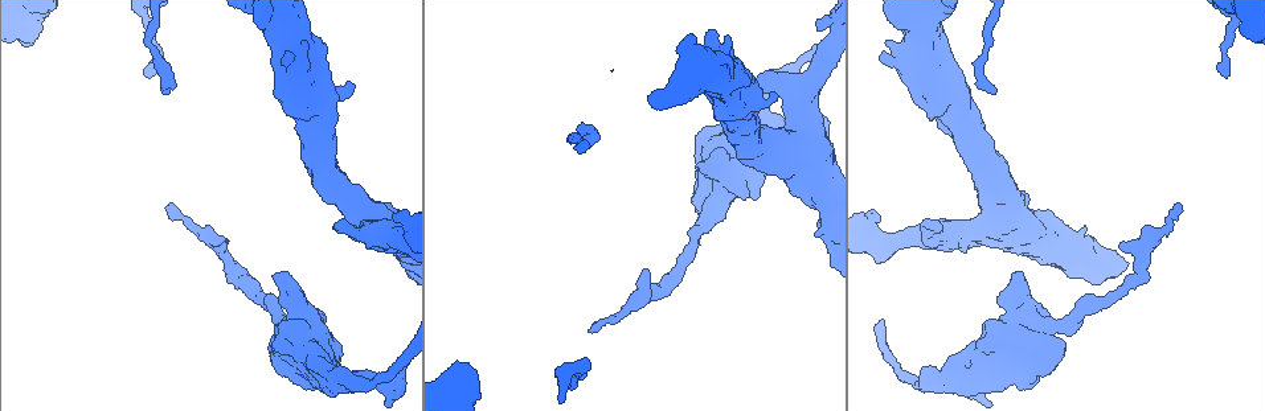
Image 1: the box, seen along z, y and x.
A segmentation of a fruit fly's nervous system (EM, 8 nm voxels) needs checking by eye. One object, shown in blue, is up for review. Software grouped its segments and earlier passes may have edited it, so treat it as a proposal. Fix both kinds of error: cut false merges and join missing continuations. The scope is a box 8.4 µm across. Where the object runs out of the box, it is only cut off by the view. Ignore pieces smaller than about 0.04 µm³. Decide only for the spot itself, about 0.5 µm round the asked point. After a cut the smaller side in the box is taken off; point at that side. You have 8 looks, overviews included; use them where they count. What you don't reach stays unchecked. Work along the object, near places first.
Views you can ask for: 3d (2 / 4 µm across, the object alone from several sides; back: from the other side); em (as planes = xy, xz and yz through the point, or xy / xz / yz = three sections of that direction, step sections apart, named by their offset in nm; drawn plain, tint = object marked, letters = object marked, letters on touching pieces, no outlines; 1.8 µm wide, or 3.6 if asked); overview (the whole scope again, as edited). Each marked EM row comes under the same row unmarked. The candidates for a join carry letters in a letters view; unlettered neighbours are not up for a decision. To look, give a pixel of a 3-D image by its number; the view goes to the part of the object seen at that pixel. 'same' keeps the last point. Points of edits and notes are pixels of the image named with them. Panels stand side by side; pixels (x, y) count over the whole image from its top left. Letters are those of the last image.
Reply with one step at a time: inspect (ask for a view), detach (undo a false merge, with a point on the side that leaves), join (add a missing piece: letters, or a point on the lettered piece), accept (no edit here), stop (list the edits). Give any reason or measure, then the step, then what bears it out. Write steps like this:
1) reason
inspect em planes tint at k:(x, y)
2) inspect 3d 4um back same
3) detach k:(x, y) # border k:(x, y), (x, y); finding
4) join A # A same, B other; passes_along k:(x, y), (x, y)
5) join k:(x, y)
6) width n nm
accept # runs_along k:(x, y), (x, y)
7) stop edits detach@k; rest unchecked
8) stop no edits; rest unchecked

thick turns thin
inspect em 3.6um planes tint at 1:(1025, 301)

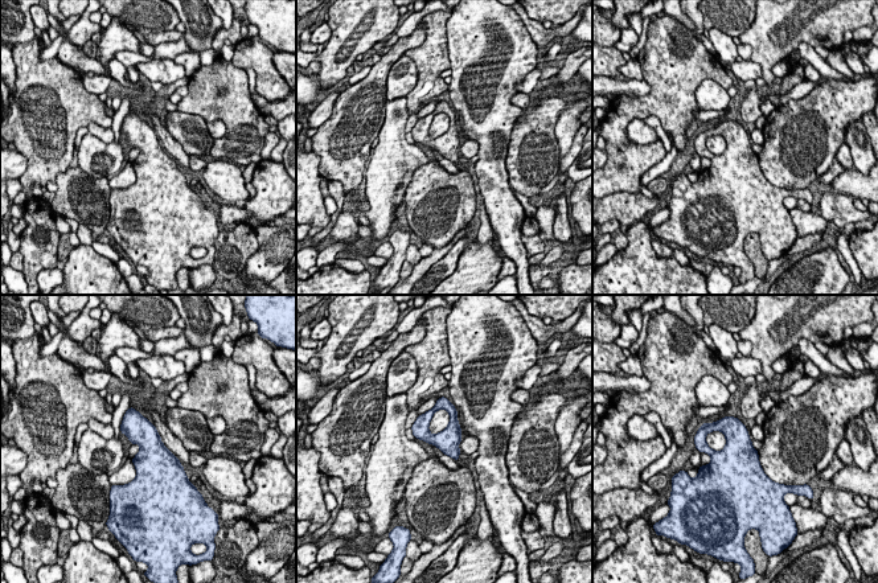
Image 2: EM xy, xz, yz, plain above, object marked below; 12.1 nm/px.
inspect em 3.6um planes letters same

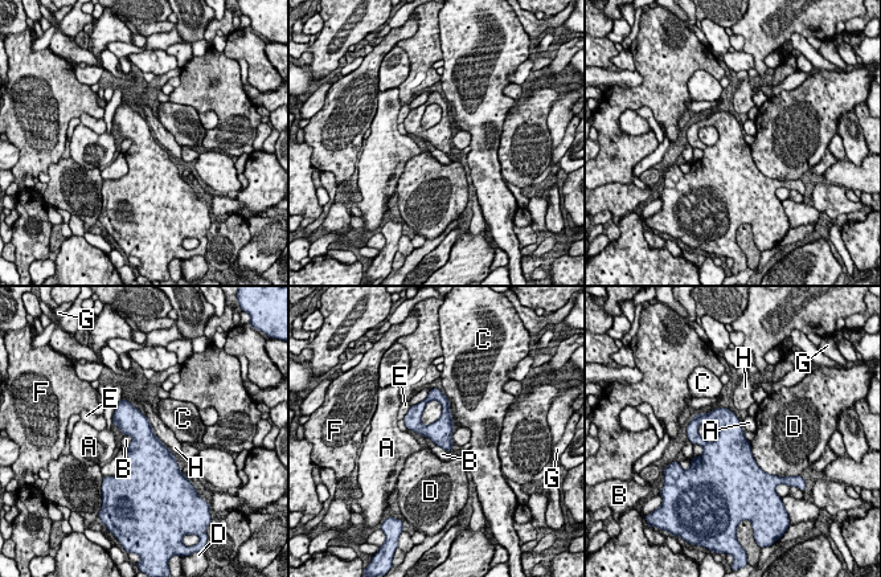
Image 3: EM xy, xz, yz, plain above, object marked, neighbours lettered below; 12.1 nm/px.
accept # A other, B other, C other, D other, E other, F other, G other, H other; border 3:(422, 434), (449, 453); continuous, no second neuron

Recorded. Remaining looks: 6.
thick end
inspect em xy step 4 letters at 1:(926, 225)

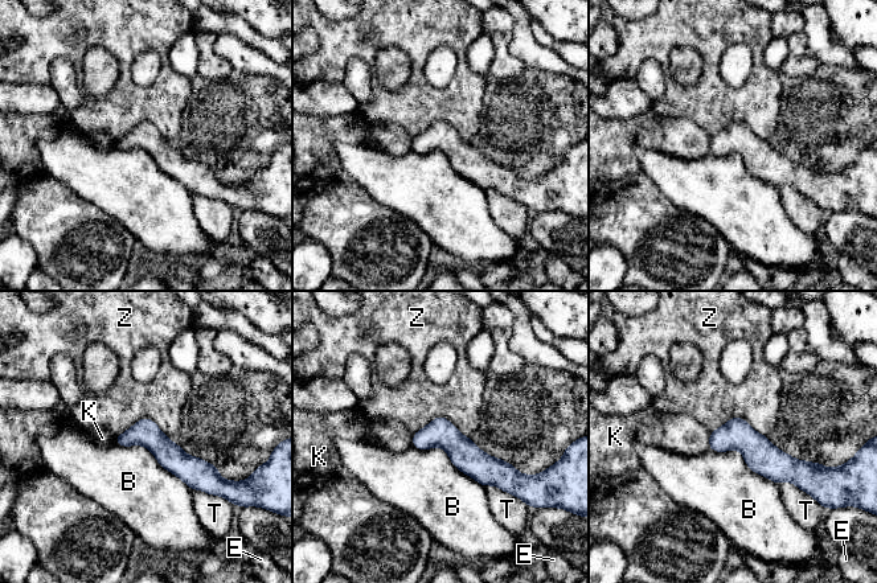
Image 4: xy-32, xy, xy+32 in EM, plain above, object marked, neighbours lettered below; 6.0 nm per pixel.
cut it another way
inspect em planes letters same

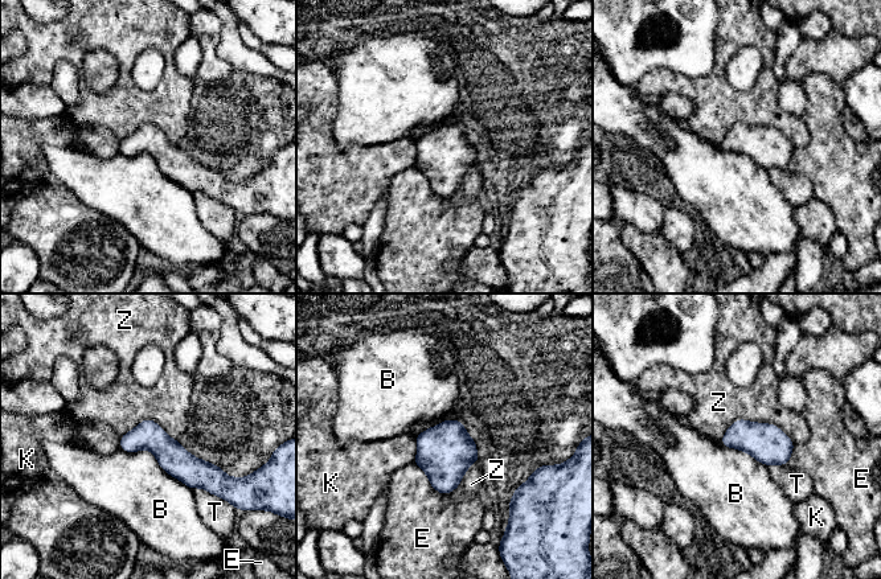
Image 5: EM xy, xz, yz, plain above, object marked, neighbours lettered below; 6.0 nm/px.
accept # B other, E other, K other, T other, Z other; border 5:(119, 448), (148, 450), (192, 489); none of them fits

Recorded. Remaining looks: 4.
branch stops here
inspect em 3.6um planes letters at 1:(883, 52)

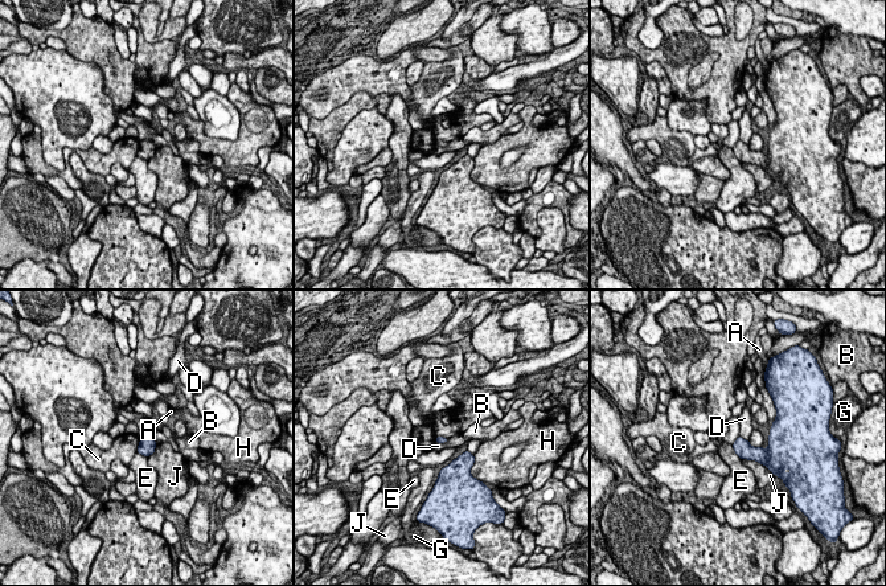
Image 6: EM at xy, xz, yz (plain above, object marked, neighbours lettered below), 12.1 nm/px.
accept # A other, B other, C other, D other, E other, G other, H other, J other; none of them fits

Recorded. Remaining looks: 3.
stop no edits; rest unchecked

